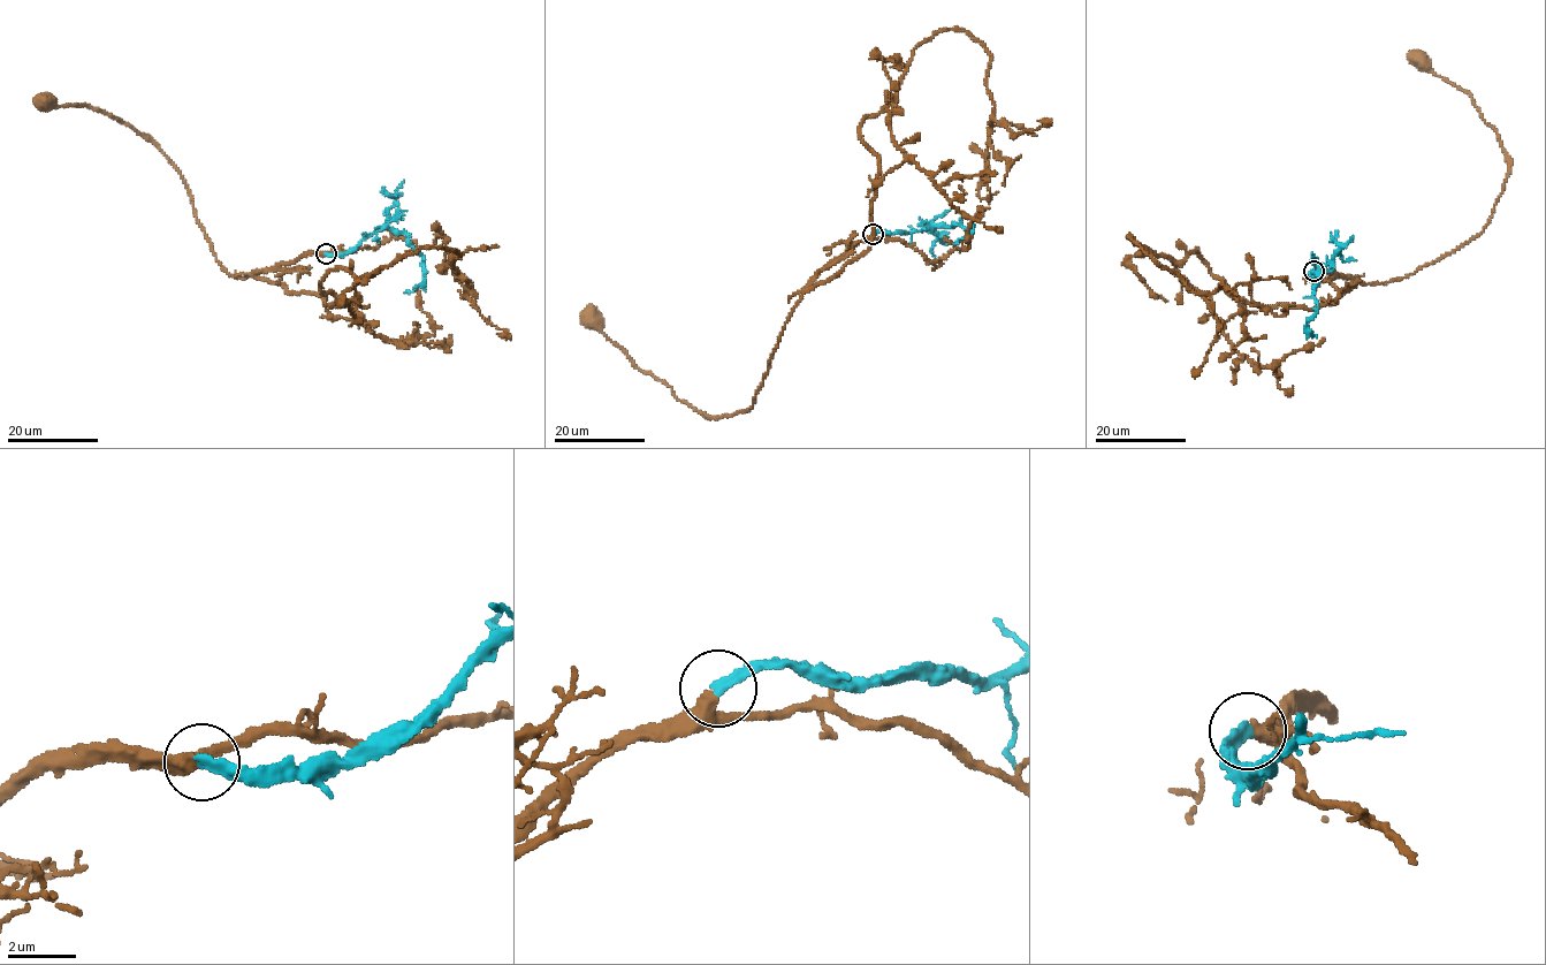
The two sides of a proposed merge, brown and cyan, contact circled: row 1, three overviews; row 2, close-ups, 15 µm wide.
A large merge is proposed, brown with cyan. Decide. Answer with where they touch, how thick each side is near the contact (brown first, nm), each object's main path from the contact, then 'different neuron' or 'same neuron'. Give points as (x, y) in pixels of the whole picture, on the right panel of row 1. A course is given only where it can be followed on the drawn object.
(1314, 271) | 360/280 nm | brown via (1314, 270), (1366, 285), (1408, 276), (1477, 236), (1489, 221), (1508, 169), (1497, 134), (1468, 93), (1418, 61) | cyan via (1314, 270), (1311, 272), (1315, 278), (1320, 267), (1314, 295), (1317, 312), (1308, 321), (1309, 332), (1317, 336) | same neuron

